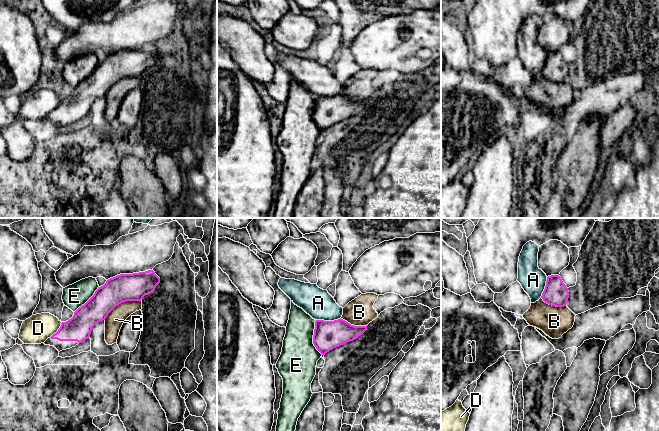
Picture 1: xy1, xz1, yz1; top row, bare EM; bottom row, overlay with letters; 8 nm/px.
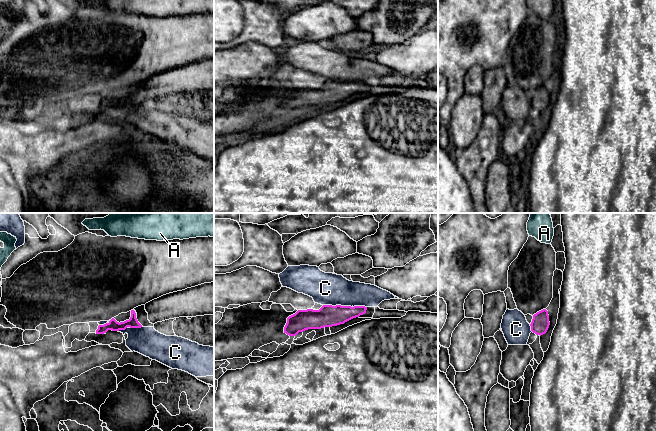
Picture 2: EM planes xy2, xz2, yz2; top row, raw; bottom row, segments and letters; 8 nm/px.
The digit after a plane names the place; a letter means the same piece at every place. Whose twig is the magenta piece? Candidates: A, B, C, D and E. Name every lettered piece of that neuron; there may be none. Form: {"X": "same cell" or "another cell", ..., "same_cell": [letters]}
{"A": "same cell", "B": "another cell", "C": "another cell", "D": "another cell", "E": "another cell", "same_cell": ["A"]}

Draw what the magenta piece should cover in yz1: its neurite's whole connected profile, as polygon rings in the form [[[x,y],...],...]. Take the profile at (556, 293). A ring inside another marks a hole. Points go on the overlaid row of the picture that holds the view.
[[[529,241],[519,256],[518,279],[524,291],[529,295],[531,303],[540,298],[549,305],[564,307],[569,298],[569,291],[559,275],[546,276],[538,267],[539,247]]]

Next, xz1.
[[[280,278],[278,286],[295,305],[316,320],[313,344],[322,355],[357,339],[367,330],[367,326],[354,326],[343,320],[343,308],[317,284]]]

